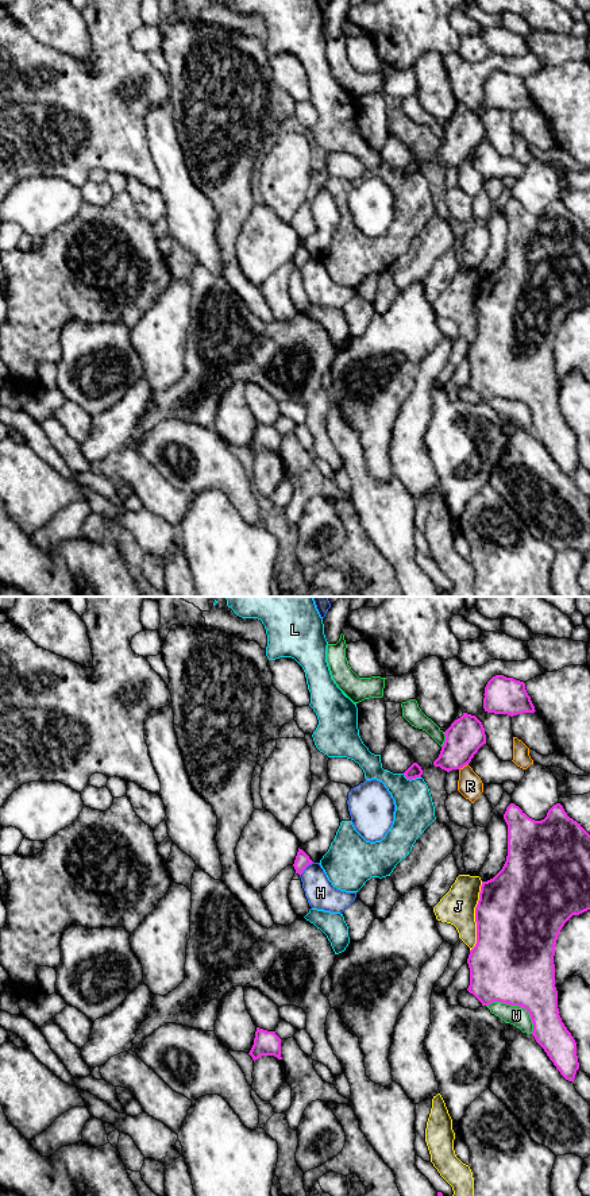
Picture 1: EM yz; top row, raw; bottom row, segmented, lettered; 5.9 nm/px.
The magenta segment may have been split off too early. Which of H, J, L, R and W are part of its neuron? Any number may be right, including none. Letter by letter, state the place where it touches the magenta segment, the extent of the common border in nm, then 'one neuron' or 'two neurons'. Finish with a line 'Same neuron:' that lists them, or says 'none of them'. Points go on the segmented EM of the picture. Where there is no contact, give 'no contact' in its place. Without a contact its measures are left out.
H: meets magenta in yz at (305, 867); contact 120 nm long; two neurons
J: meets magenta in yz at (475, 917); contact 420 nm long; two neurons
L: meets magenta in yz at (412, 778); contact 110 nm long; two neurons
R: meets magenta in yz at (463, 766); contact 70 nm long; two neurons
W: meets magenta in yz at (517, 1004); contact 320 nm long; two neurons
Same neuron: none of them

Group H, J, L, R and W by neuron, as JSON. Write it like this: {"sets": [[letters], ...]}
{"sets": [["H"], ["J"], ["L"], ["R"], ["W"]]}

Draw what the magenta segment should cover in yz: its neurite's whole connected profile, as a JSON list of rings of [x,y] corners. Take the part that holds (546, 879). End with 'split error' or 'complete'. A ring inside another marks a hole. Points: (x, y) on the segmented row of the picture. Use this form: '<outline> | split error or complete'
[[[510,803],[506,807],[504,814],[504,819],[508,825],[508,856],[502,869],[490,880],[482,881],[479,900],[475,907],[475,922],[477,922],[477,944],[470,950],[467,964],[470,968],[470,985],[467,991],[473,994],[482,1006],[489,1006],[493,1002],[501,1002],[510,1006],[524,1007],[532,1019],[533,1031],[536,1042],[544,1049],[549,1060],[554,1062],[560,1075],[574,1083],[576,1070],[579,1069],[578,1056],[576,1056],[576,1042],[571,1033],[567,1030],[562,1018],[559,1015],[558,1008],[558,991],[555,987],[555,945],[558,935],[564,926],[564,923],[572,917],[579,915],[587,910],[590,910],[590,834],[572,818],[567,815],[563,806],[560,803],[554,805],[547,817],[541,821],[535,821],[529,818],[518,806]]] | complete

